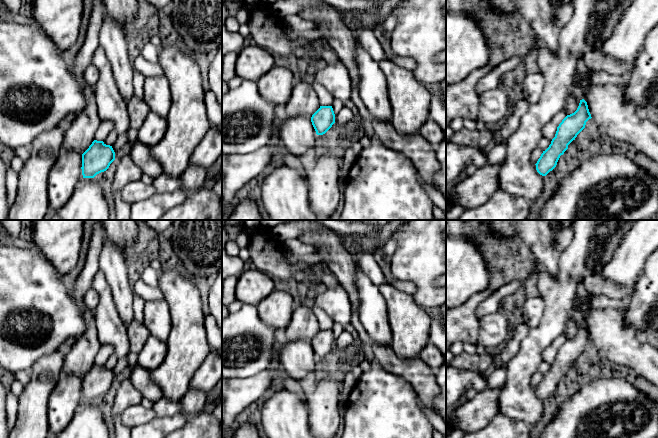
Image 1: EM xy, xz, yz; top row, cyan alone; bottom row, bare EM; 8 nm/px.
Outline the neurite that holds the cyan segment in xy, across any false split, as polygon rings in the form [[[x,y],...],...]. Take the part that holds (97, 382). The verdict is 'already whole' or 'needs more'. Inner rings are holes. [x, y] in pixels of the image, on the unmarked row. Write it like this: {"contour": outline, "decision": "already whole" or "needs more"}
{"contour": [[[94,220],[94,230],[91,236],[85,259],[85,264],[79,273],[71,294],[76,303],[86,309],[86,330],[75,337],[64,358],[61,374],[73,375],[82,379],[83,402],[94,402],[106,395],[115,384],[115,376],[110,369],[94,363],[101,343],[97,338],[94,313],[84,305],[84,295],[91,289],[95,274],[99,270],[99,255],[103,247],[101,220]]], "decision": "needs more"}

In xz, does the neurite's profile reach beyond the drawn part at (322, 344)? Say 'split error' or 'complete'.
split error

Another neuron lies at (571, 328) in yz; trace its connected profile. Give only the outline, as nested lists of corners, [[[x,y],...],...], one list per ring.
[[[567,318],[565,322],[565,330],[564,330],[567,339],[574,337],[577,334],[579,327],[580,324]]]

